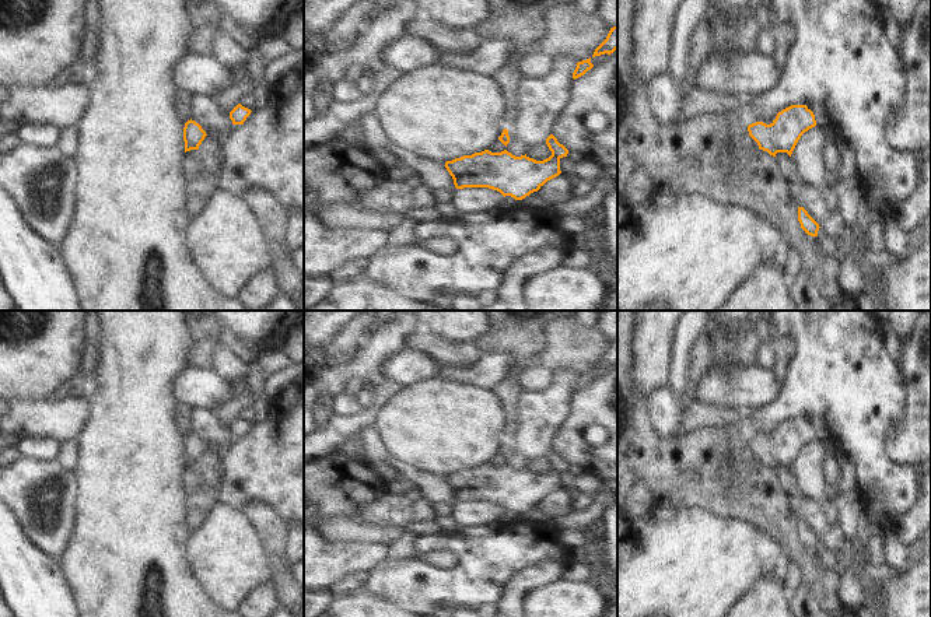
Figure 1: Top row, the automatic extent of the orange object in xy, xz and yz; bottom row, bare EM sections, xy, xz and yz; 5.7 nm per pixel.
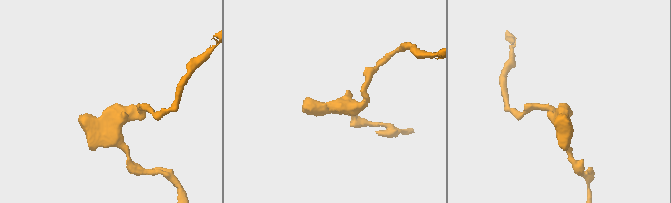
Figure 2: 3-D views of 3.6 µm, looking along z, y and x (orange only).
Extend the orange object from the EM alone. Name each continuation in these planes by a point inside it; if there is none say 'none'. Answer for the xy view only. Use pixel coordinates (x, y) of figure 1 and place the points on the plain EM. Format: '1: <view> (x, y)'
none

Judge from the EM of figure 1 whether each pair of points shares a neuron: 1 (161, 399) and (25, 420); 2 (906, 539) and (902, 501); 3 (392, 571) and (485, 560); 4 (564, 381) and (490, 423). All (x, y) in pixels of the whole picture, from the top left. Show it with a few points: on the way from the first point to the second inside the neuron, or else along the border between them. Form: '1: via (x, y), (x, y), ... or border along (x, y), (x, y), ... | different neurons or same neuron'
1: border along (88, 400), (88, 420), (73, 437) | different neurons
2: border along (916, 501), (892, 523) | different neurons
3: via (415, 585), (459, 585), (462, 582) | same neuron
4: border along (510, 428), (504, 441) | different neurons

